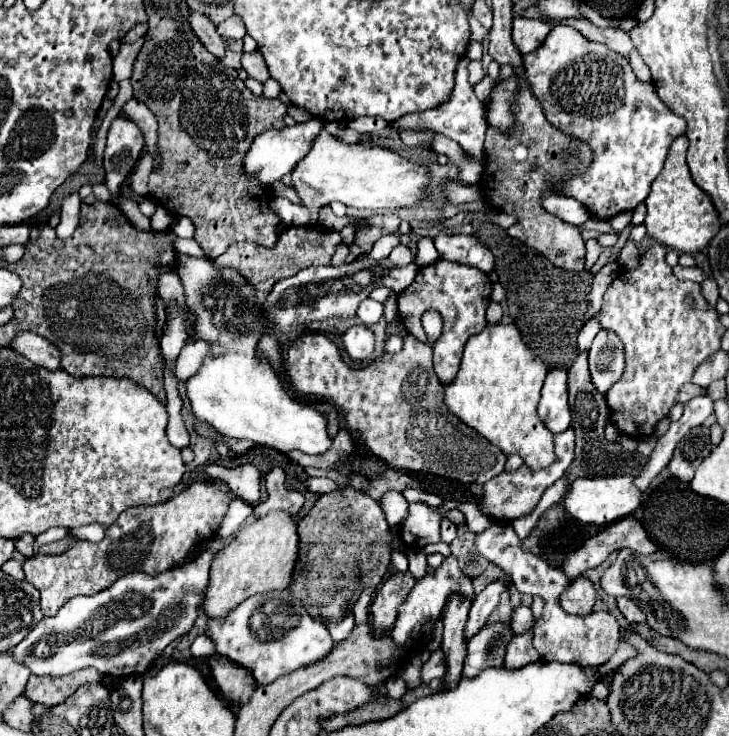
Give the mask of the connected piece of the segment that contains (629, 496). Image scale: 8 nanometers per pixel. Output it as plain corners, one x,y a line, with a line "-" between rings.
630,475
595,477
594,479
578,478
570,483
570,489
562,497
562,505
576,521
606,525
606,523
614,523
616,519
628,517
640,505
640,495
638,495
638,491
634,491

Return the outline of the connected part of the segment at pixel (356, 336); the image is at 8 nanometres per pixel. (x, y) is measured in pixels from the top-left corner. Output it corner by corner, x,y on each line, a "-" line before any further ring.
352,325
344,337
344,347
352,359
368,359
374,353
374,333
366,325

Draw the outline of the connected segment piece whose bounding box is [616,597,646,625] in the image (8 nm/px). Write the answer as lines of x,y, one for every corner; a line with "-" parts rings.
618,597
618,599
616,599
616,603
618,603
620,613
626,617
626,621
628,621
630,625
646,621
646,615
644,615
636,605
634,605
634,601
632,601
632,599
628,599
628,597

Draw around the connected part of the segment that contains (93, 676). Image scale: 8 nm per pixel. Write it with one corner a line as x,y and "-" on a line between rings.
82,669
82,671
74,671
66,677
36,677
30,675
28,685
24,695
34,701
34,703
44,703
44,705
58,705
64,703
78,687
88,685
88,683
100,683
100,675
94,669

